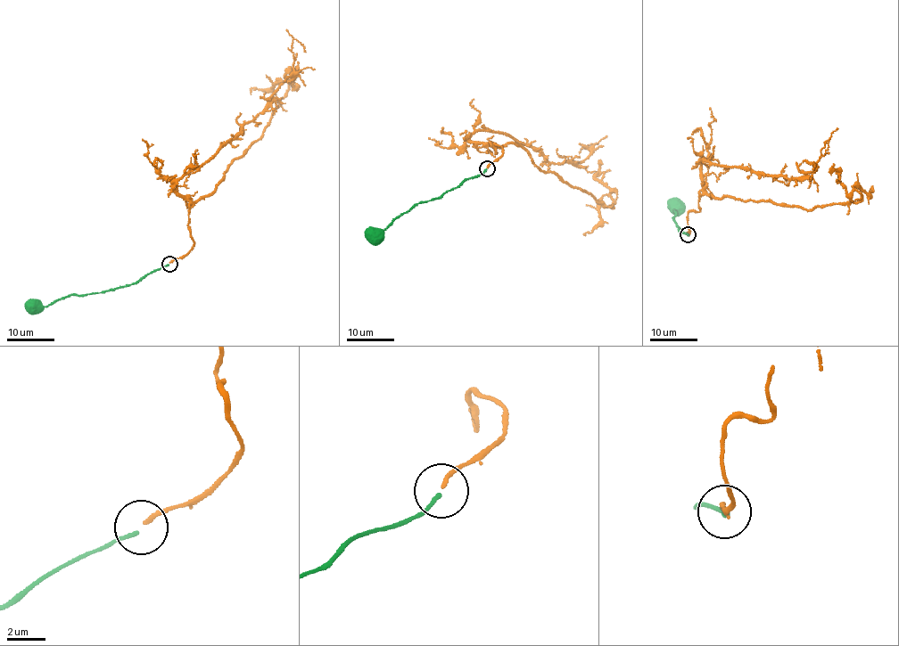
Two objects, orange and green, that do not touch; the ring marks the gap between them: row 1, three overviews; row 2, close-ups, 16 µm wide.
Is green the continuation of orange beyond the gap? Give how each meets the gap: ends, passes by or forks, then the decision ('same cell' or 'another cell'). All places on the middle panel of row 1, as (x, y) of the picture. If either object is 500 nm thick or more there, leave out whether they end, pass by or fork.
orange ends; green ends; same cell

